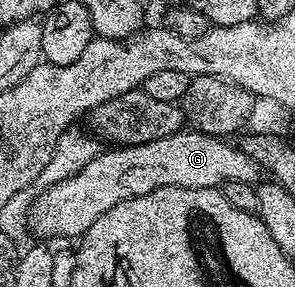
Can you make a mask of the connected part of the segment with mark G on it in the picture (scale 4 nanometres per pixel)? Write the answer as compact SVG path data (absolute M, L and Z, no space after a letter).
M181 129L175 135L161 137L157 141L149 141L145 145L132 147L112 146L100 150L95 159L89 161L84 168L65 180L57 181L42 188L39 196L34 196L30 204L29 231L40 235L40 240L72 239L78 240L101 217L101 213L109 213L113 205L121 205L121 201L129 201L133 197L141 197L145 193L153 193L162 187L188 187L189 189L205 189L206 187L222 188L229 181L245 181L254 184L260 178L261 168L257 166L238 146L231 147L226 138L206 135L194 129Z

